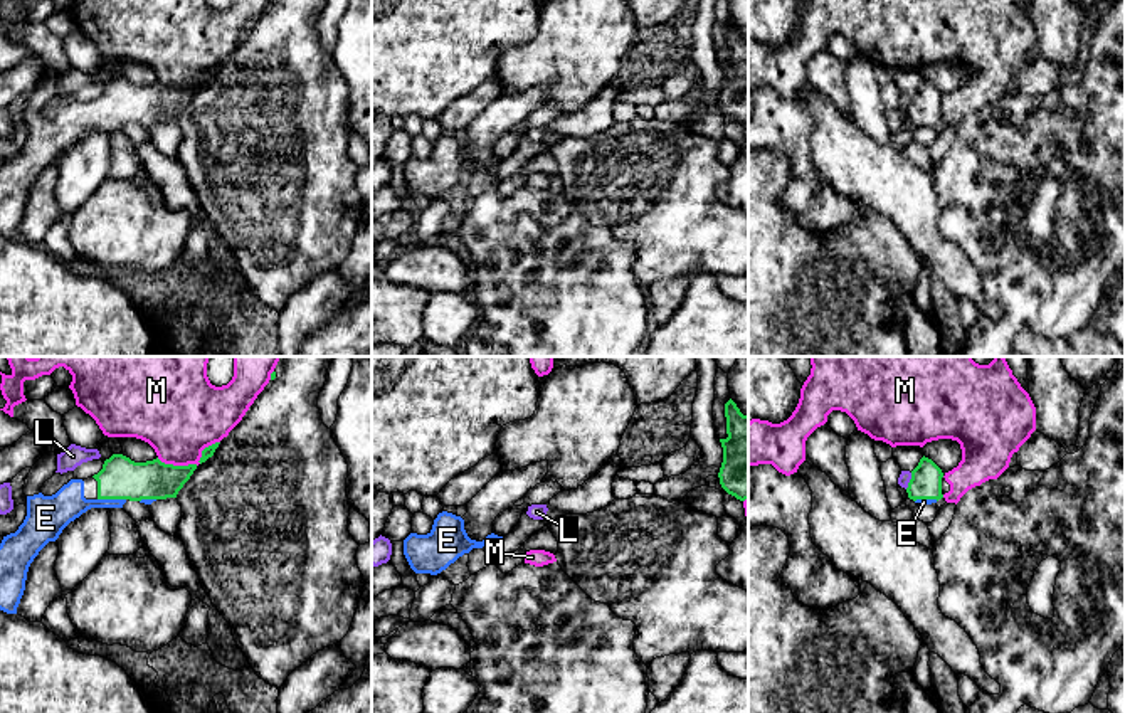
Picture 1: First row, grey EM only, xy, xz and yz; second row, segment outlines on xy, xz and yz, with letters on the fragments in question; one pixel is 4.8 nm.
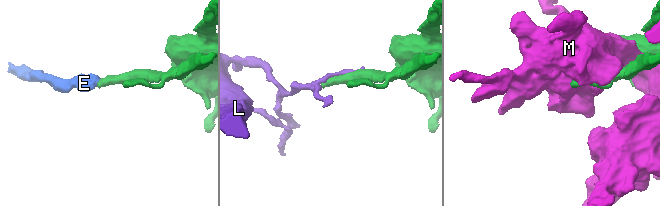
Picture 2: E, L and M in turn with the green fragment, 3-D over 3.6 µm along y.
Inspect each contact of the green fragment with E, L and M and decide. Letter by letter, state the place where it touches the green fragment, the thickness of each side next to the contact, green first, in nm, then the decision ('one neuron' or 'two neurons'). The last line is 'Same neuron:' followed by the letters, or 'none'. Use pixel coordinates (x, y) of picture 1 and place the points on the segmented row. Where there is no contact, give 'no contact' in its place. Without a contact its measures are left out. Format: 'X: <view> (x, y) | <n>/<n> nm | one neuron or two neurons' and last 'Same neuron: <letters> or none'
E: xy (111, 498) | 200/160 nm | one neuron
L: yz (910, 481) | 150/60 nm | two neurons
M: xy (190, 464) | 190/400 nm | two neurons
Same neuron: E

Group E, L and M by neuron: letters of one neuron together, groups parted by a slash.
E / L / M

